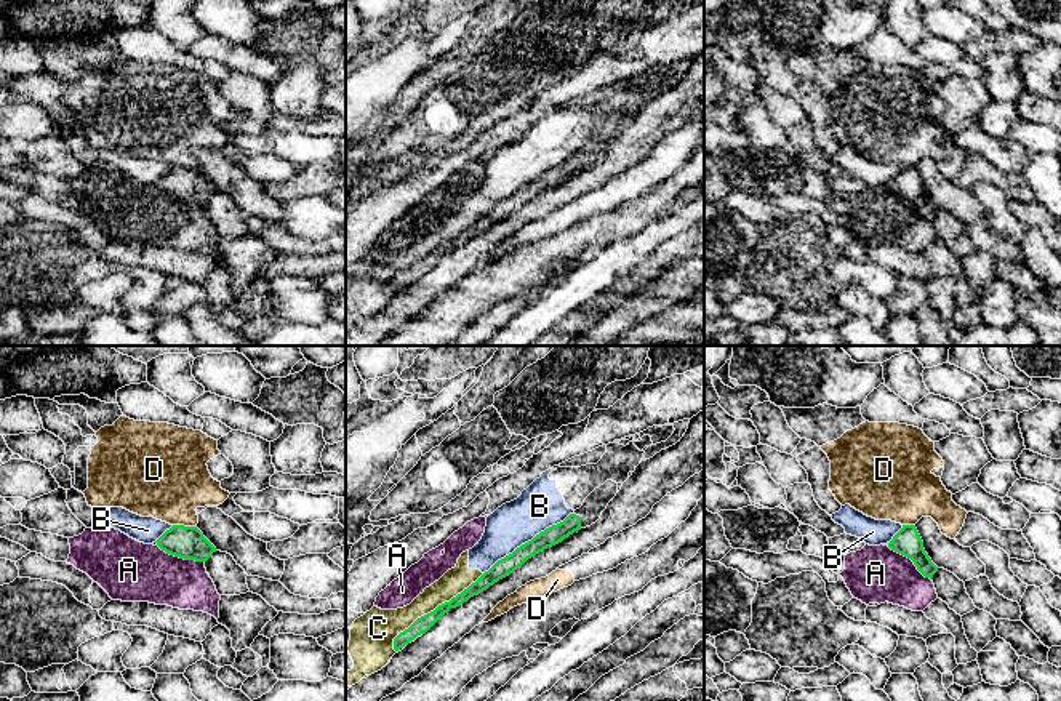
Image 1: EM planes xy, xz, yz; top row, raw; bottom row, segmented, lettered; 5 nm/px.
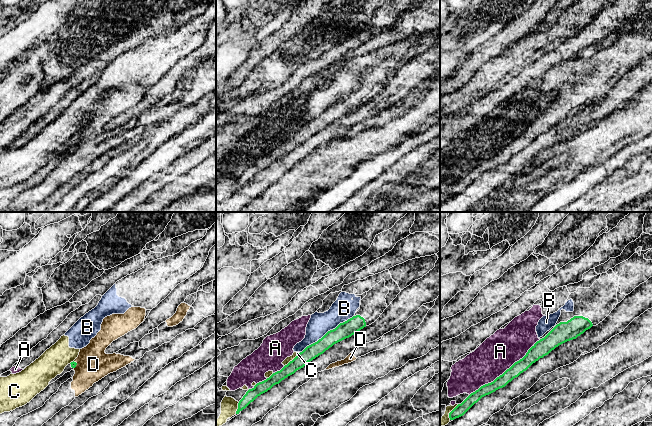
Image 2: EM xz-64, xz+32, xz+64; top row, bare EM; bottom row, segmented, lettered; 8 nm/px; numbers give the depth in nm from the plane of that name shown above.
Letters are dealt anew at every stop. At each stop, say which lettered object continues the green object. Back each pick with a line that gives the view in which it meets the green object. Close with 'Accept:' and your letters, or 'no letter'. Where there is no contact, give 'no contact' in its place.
Accept: no letter

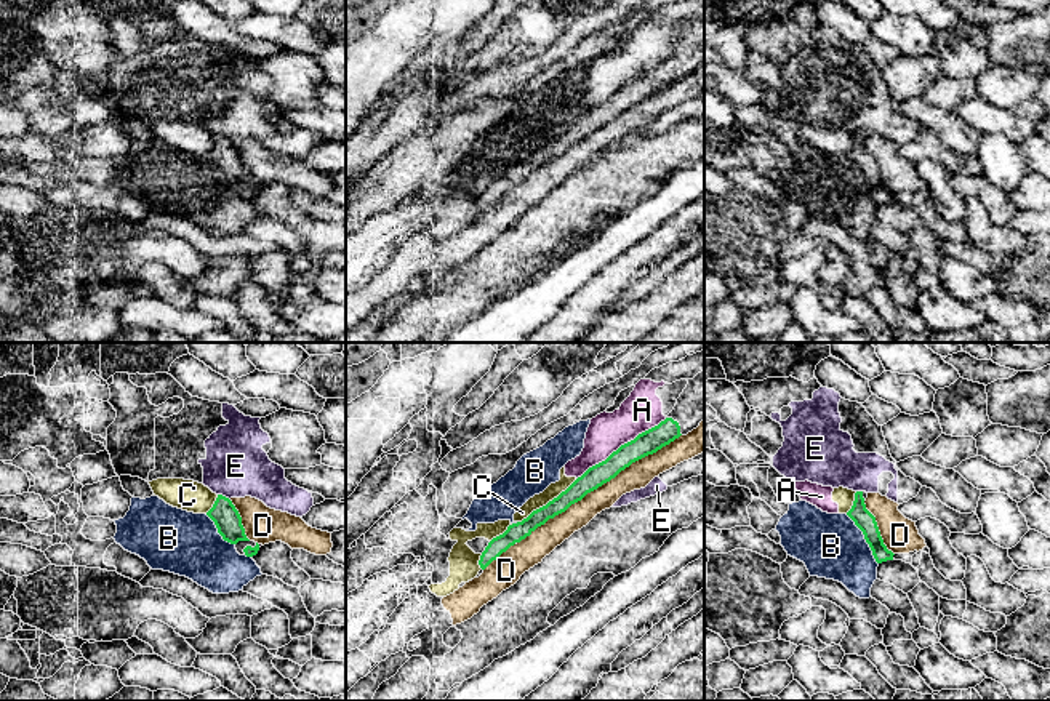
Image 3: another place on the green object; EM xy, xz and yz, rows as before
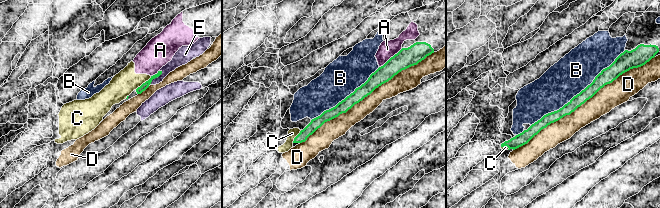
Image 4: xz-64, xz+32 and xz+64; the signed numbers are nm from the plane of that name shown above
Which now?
Accept: no letter

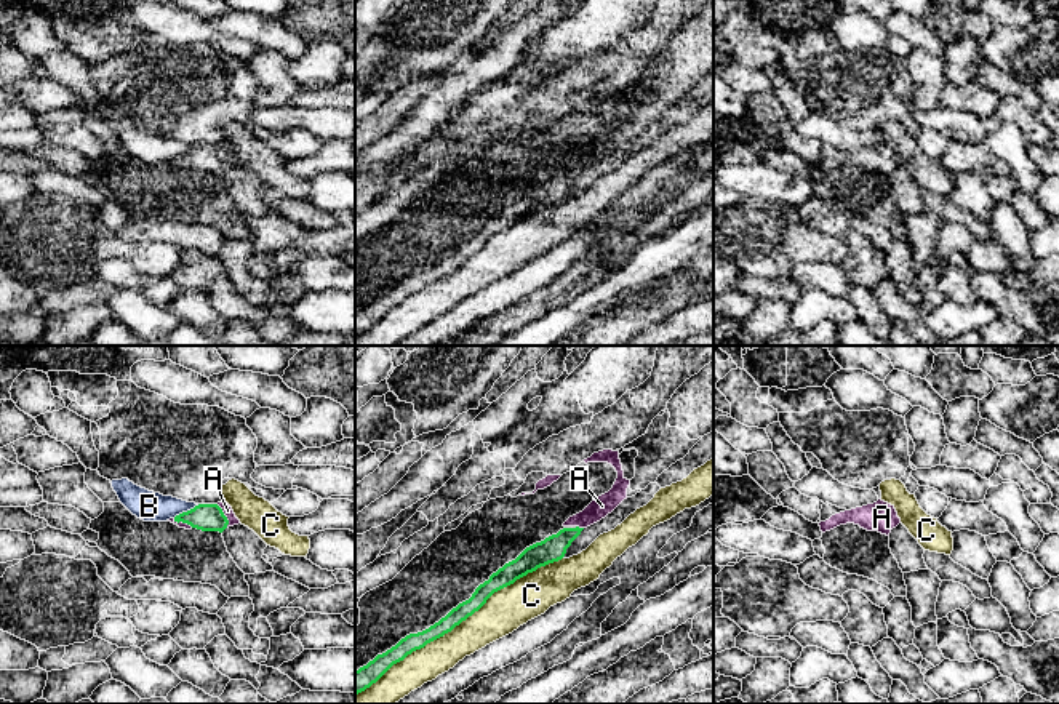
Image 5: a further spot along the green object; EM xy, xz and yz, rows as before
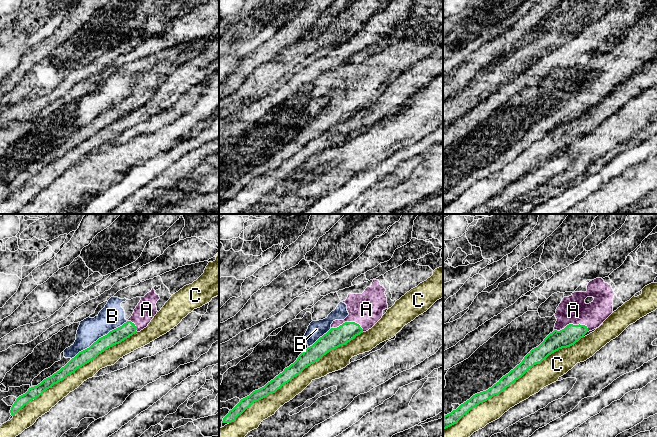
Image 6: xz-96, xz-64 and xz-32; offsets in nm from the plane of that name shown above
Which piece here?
A: contact in xy
Accept: A

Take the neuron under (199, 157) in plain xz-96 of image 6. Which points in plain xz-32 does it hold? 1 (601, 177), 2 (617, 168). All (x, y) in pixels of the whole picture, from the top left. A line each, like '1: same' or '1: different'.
1: different
2: different

